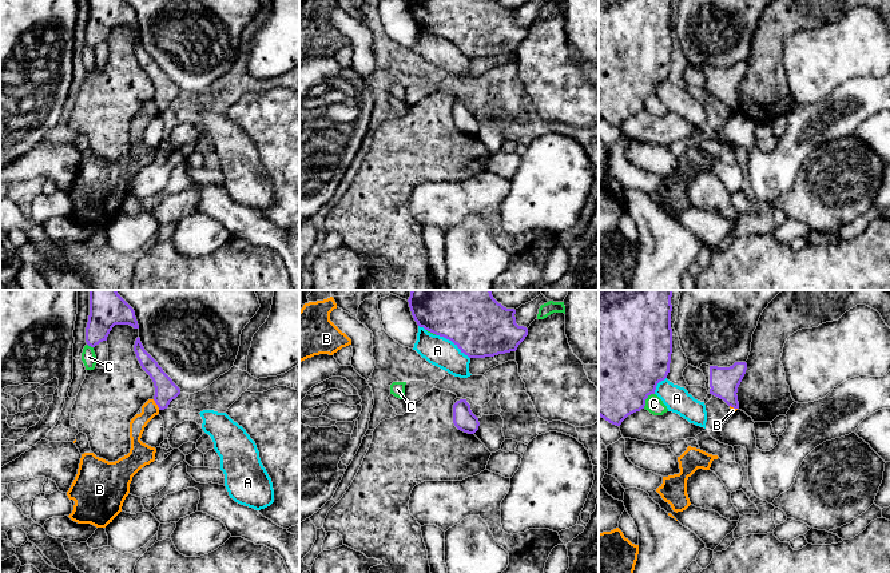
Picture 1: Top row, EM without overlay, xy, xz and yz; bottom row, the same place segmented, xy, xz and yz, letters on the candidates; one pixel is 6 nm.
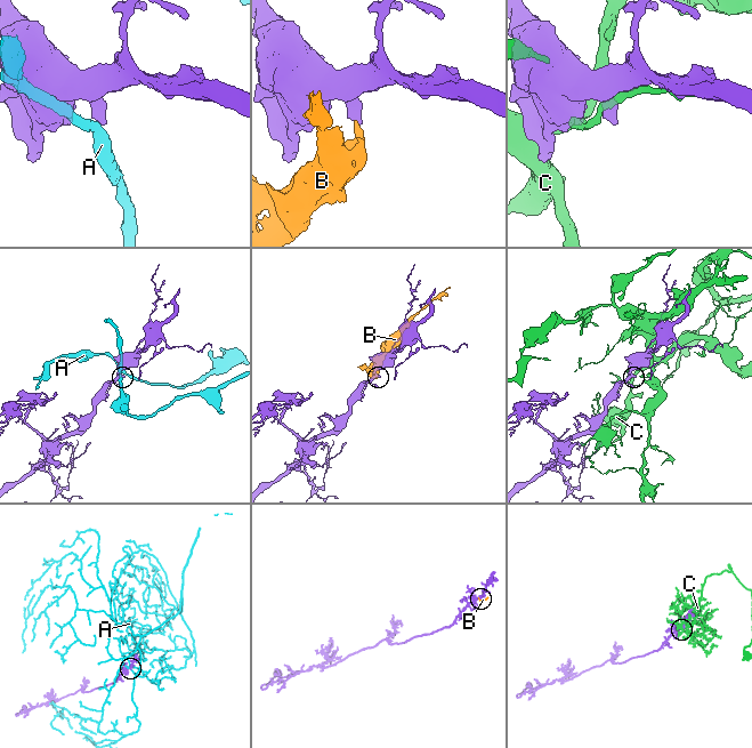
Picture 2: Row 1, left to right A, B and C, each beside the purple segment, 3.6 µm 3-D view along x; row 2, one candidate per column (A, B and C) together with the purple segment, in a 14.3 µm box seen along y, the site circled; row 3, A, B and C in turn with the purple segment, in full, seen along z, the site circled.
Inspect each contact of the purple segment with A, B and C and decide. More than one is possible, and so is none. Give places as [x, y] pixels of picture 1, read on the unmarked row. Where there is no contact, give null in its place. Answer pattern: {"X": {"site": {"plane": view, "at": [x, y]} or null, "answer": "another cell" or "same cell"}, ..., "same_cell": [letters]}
{"A": {"site": {"plane": "xz", "at": [453, 43]}, "answer": "another cell"}, "B": {"site": {"plane": "xy", "at": [157, 104]}, "answer": "another cell"}, "C": {"site": {"plane": "yz", "at": [646, 99]}, "answer": "another cell"}, "same_cell": []}

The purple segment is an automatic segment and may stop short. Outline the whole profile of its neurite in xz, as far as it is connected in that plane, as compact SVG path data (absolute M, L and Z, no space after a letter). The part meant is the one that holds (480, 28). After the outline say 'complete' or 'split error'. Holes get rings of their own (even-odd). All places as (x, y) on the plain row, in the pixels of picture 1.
M408 0L408 3L409 3L412 16L420 28L424 28L425 31L428 31L436 36L440 36L440 37L444 37L444 39L452 41L461 51L461 53L464 53L469 59L485 59L485 57L494 57L498 55L516 52L518 45L528 36L528 29L524 27L518 27L516 24L516 17L514 17L516 11L504 8L496 0Z; complete

